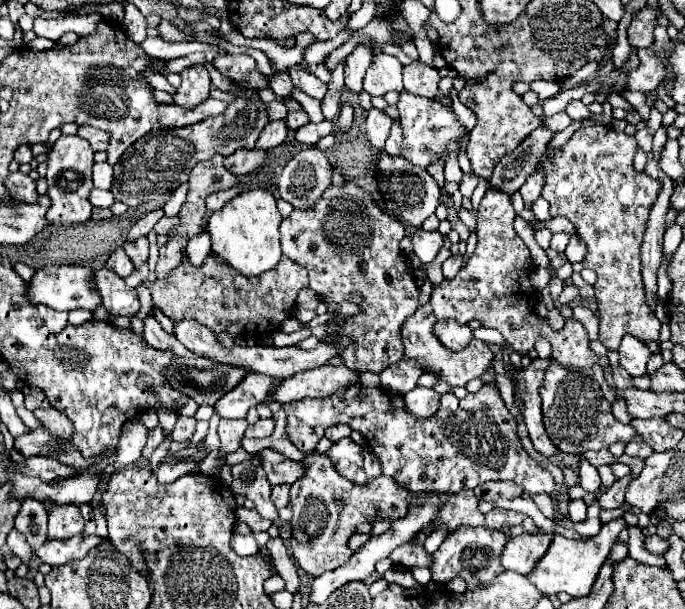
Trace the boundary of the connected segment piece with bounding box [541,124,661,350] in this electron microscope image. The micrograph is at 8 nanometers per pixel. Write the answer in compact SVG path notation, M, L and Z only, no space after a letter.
M603 124L583 126L579 128L571 140L557 150L551 158L543 154L541 164L547 172L547 184L541 192L545 200L551 204L551 216L563 216L571 220L577 228L577 236L587 246L587 256L581 262L585 268L597 274L595 282L595 296L599 306L599 342L603 342L609 350L617 350L621 338L625 334L633 334L641 342L659 342L659 320L647 304L645 286L641 278L641 238L645 232L645 222L649 218L649 210L657 198L661 184L647 176L645 172L637 172L633 168L633 154L637 152L637 142L633 136L617 134L613 128Z

